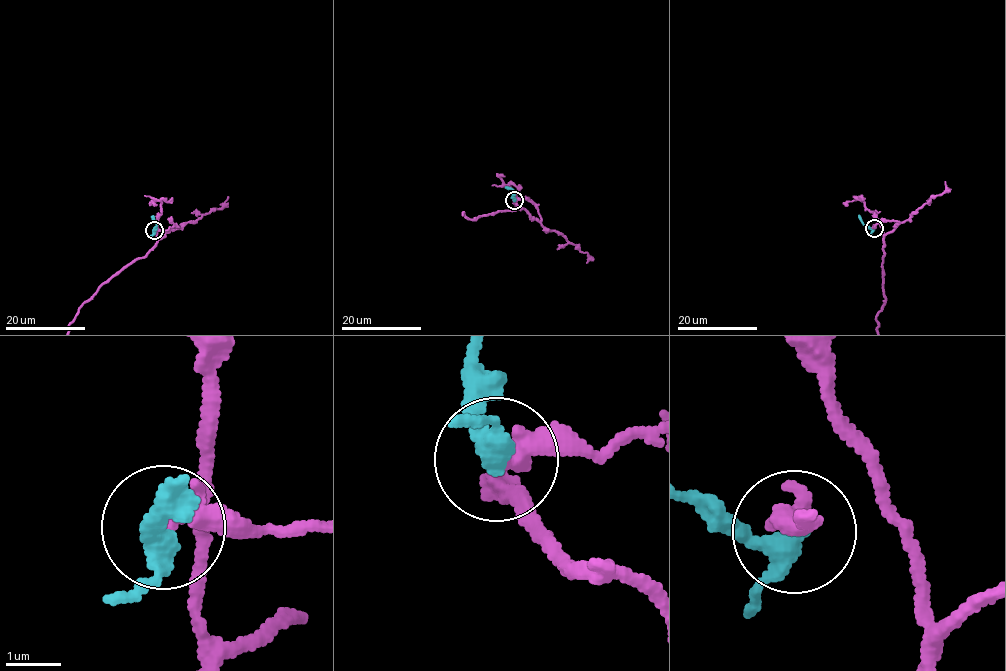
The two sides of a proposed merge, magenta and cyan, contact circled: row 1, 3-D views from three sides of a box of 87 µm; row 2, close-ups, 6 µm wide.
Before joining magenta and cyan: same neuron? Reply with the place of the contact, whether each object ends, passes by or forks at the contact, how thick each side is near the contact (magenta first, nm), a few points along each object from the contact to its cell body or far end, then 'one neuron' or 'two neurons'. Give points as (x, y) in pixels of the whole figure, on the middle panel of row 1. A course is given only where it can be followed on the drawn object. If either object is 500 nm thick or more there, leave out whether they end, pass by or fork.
place (514, 200); magenta ends; cyan passes by; calibres 360 and 340 nm; course cyan (514, 200), (512, 190), (505, 186); two neurons

